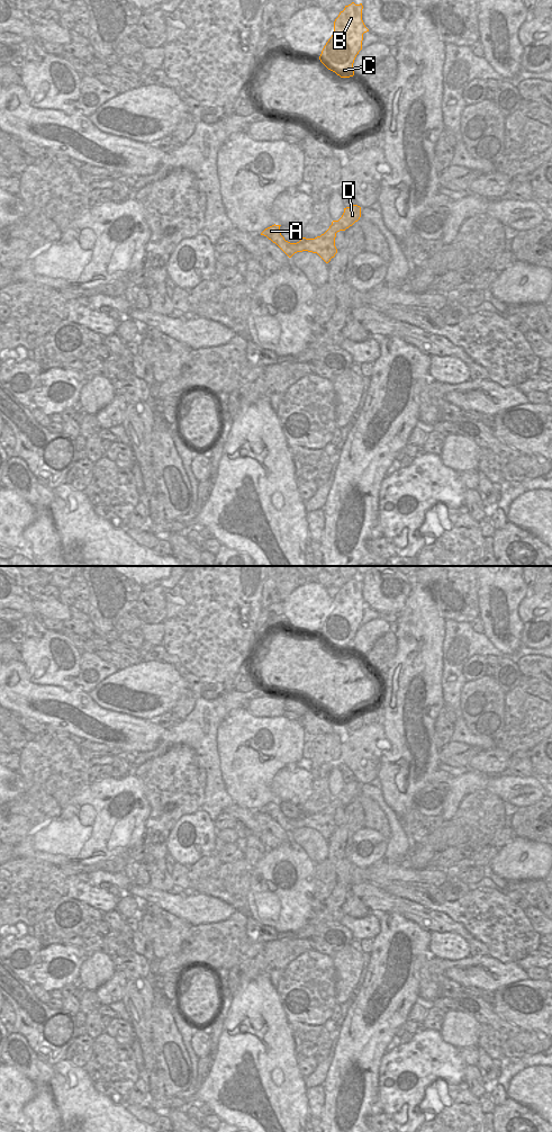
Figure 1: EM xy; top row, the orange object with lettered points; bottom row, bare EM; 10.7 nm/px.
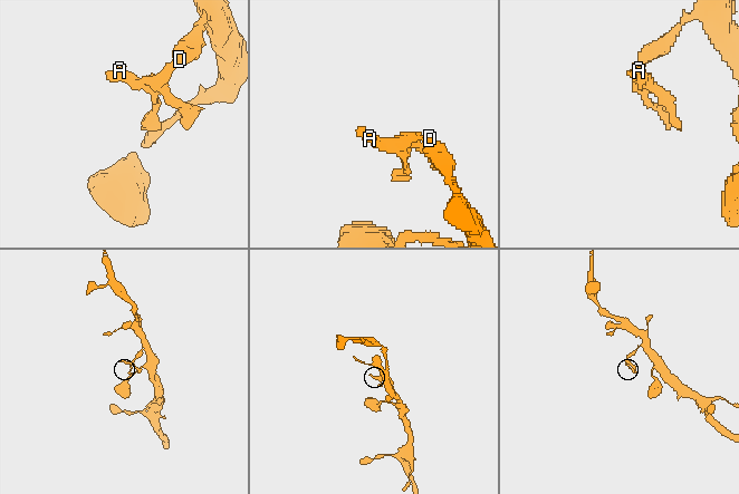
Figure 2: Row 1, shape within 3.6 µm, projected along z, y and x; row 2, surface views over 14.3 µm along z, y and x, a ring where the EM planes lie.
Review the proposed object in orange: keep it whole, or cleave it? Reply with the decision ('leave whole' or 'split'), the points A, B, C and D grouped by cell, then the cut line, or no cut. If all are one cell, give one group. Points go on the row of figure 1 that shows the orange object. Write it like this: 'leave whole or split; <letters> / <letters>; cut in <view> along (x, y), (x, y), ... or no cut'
leave whole; A B C D; no cut

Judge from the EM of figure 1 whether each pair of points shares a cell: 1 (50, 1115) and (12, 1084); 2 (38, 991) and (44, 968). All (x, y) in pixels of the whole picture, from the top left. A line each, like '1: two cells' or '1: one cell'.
1: two cells
2: two cells

